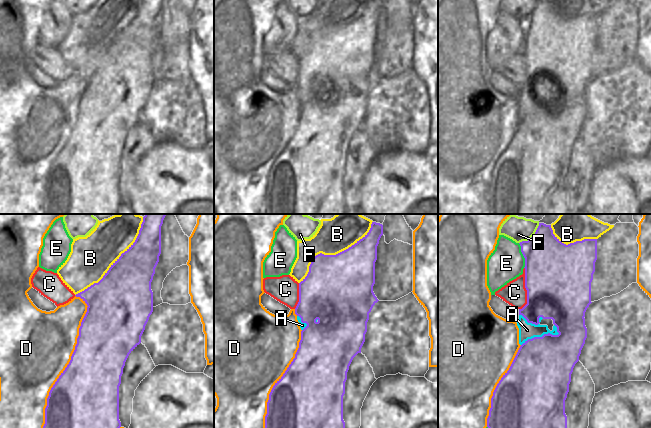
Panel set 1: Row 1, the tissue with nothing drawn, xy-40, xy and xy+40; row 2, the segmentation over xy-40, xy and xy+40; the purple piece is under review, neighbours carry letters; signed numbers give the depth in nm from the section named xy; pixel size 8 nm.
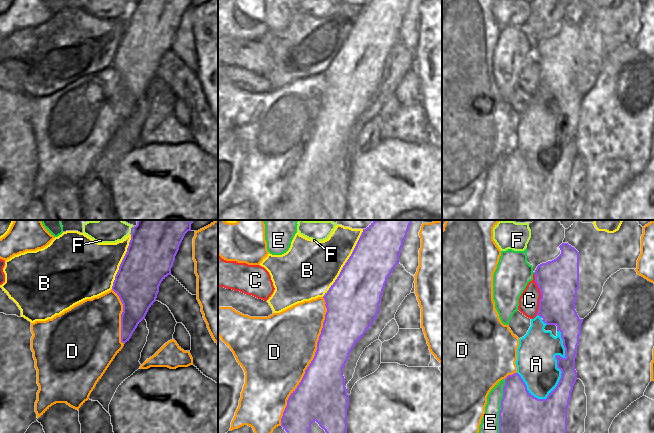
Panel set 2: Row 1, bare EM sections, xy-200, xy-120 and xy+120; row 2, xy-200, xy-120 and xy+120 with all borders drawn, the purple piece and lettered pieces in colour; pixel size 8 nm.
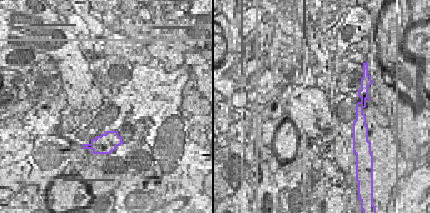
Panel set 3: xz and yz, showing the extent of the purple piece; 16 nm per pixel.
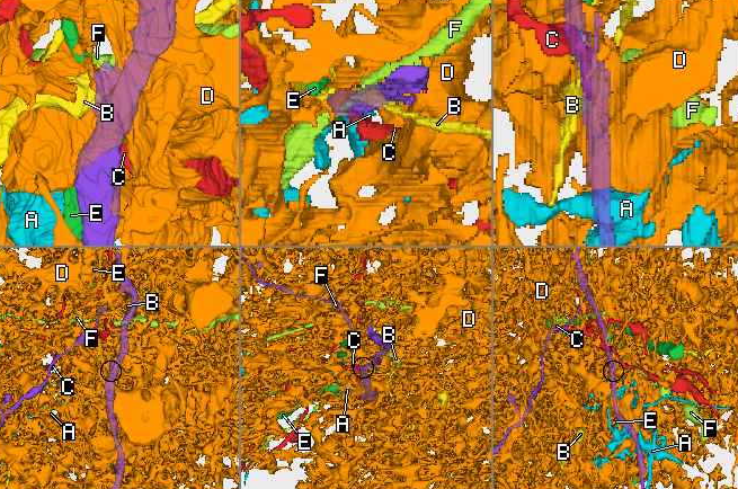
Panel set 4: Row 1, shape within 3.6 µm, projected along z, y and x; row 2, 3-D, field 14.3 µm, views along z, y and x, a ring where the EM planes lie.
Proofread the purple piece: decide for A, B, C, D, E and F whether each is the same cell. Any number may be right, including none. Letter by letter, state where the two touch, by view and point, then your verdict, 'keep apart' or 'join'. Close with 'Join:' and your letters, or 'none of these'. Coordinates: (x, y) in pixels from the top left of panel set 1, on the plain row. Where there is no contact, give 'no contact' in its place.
A: xy+40 (543, 111) | keep apart
B: xy (331, 31) | keep apart
C: xy+40 (526, 65) | keep apart
D: xy-40 (66, 143) | keep apart
E: xy+40 (523, 31) | keep apart
F: xy+40 (531, 13) | keep apart
Join: none of these

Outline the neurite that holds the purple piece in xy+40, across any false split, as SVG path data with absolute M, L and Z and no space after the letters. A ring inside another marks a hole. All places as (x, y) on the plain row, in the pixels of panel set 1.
M539 0L535 10L528 16L519 19L521 28L525 34L525 64L527 66L527 80L519 85L519 91L522 91L528 99L538 101L539 94L552 95L557 103L558 111L550 109L542 113L534 113L525 117L519 124L509 146L503 151L497 160L491 174L491 184L487 194L487 203L489 204L489 214L569 214L567 210L567 192L565 190L565 176L569 168L571 150L575 140L579 137L581 126L587 114L587 104L585 102L585 88L591 78L591 58L595 48L595 38L597 36L597 15L584 15L568 21L562 19L554 10L551 1Z

